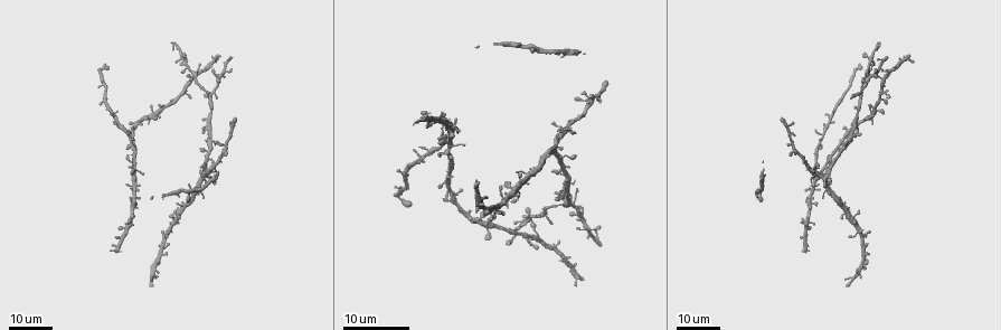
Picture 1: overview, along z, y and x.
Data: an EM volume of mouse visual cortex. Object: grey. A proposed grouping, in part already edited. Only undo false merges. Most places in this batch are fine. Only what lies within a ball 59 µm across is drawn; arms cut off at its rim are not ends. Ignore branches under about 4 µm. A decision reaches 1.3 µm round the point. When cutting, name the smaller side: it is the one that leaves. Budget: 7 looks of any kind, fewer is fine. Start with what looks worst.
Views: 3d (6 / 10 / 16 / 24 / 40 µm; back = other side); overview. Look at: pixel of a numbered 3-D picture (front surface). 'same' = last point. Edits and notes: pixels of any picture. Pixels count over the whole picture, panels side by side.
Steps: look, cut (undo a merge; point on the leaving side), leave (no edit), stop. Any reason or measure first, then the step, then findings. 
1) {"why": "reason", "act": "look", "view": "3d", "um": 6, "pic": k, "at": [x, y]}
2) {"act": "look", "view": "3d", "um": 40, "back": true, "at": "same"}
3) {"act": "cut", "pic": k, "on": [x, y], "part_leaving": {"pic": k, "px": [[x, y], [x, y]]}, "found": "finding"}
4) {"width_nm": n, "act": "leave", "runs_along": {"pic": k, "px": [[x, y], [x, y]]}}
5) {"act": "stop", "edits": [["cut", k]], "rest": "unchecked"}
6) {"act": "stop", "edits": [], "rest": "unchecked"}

{"why": "three arms meet", "act": "look", "view": "3d", "um": 16, "pic": 1, "at": [792, 151]}

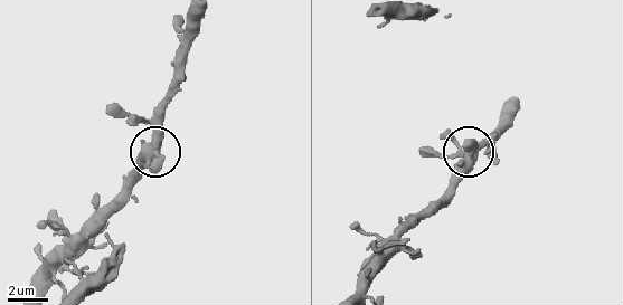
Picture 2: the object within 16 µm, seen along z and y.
{"act": "look", "view": "3d", "um": 10, "pic": 2, "at": [468, 156]}

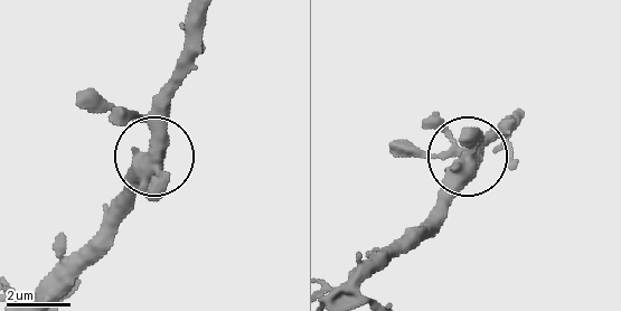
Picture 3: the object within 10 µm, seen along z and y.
{"arms": 3, "act": "leave", "runs_along": {"pic": 3, "px": [[35, 294], [106, 223], [152, 158], [154, 102], [168, 81]]}, "found": "all the same neuron"}

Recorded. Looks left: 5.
{"why": "four arms meet", "act": "look", "view": "3d", "um": 16, "pic": 1, "at": [200, 179]}

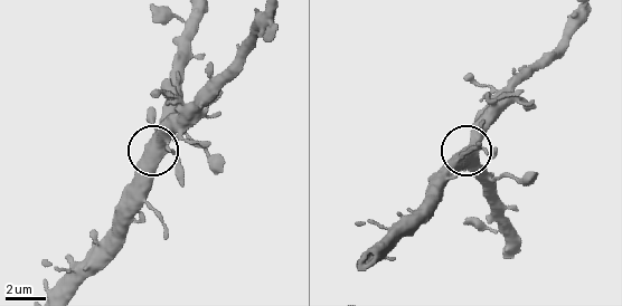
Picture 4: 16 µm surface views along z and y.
{"act": "look", "view": "3d", "um": 10, "pic": 4, "at": [159, 144]}

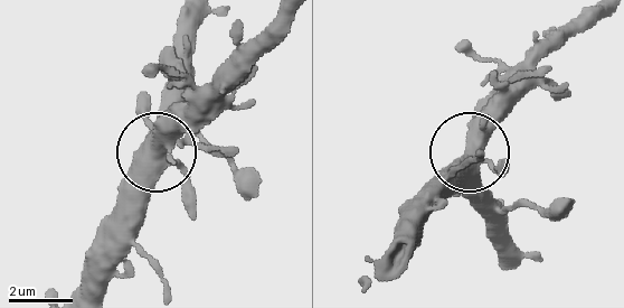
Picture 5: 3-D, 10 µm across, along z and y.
{"arms": 4, "act": "leave", "found": "all the same neuron"}

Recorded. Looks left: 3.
{"why": "looks like a crossing", "act": "look", "view": "3d", "um": 16, "pic": 1, "at": [212, 95]}

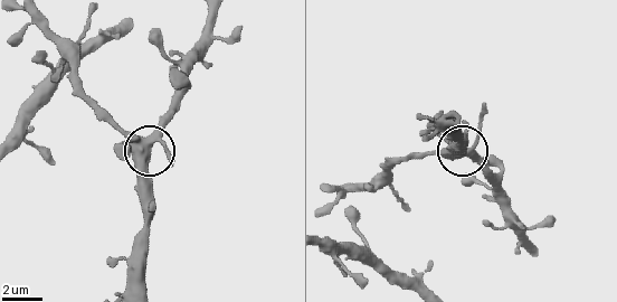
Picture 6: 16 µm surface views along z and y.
{"act": "look", "view": "3d", "um": 10, "pic": 6, "at": [147, 149]}

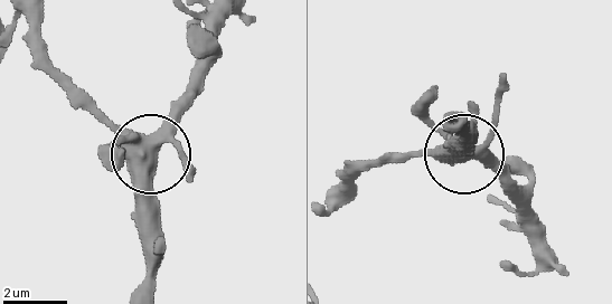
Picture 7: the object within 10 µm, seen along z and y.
{"width_nm": 460, "act": "leave", "found": "one neuron here"}

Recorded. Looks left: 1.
{"act": "stop", "edits": [], "rest": "unchecked"}

